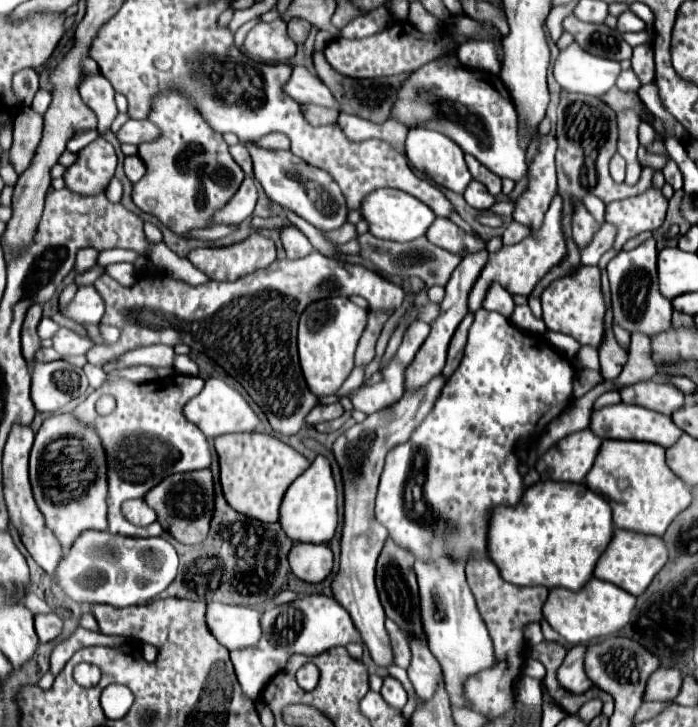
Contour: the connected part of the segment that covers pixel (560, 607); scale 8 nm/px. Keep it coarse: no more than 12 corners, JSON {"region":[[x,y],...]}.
{"region":[[593,577],[551,589],[543,617],[569,645],[627,625],[633,595]]}

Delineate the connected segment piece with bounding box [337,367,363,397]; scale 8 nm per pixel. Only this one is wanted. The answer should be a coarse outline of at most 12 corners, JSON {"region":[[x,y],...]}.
{"region":[[355,367],[349,379],[343,383],[337,395],[345,396],[349,391],[361,387],[363,369]]}

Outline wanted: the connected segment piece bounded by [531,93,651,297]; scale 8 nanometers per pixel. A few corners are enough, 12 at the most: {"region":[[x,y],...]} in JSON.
{"region":[[569,93],[557,109],[557,179],[565,259],[533,289],[581,265],[571,239],[573,205],[641,195],[651,181],[615,183],[615,111]]}

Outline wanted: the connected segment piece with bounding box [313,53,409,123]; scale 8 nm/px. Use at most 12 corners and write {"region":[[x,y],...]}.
{"region":[[313,55],[341,111],[385,123],[409,73],[343,79]]}

